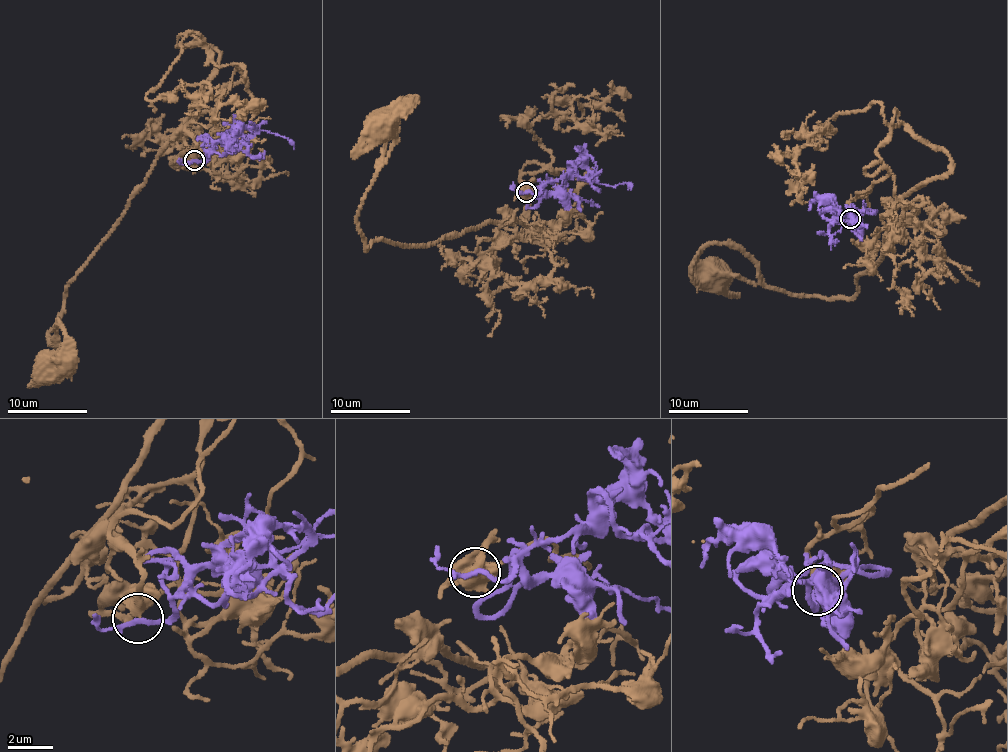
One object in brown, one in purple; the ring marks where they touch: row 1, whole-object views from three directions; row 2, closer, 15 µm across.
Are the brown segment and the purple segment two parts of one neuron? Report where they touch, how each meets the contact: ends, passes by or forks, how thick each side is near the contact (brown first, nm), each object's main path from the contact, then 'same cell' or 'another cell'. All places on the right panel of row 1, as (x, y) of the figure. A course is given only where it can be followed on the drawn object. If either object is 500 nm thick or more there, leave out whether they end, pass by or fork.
(850, 218) | 500/200 nm | brown via (851, 219), (889, 172), (897, 199), (924, 201), (891, 210), (883, 259), (849, 297), (714, 276) | purple via (851, 219), (822, 212), (832, 220), (841, 216), (833, 203), (818, 200), (809, 210) | same cell

